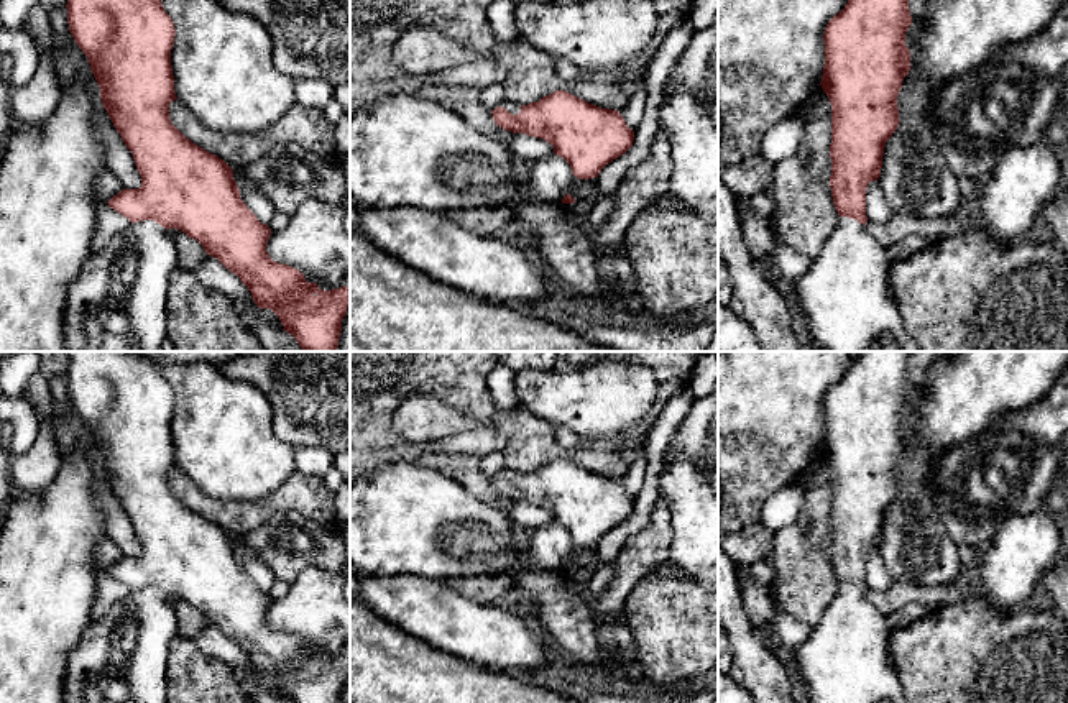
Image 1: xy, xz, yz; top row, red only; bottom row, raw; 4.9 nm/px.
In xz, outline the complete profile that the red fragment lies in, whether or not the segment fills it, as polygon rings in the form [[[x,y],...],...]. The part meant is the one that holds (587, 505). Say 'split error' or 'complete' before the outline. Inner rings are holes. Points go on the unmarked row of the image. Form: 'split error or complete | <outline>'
split error | [[[565,458],[527,473],[504,468],[491,481],[503,498],[550,511],[554,521],[570,532],[573,544],[585,549],[598,545],[634,509],[634,499],[618,478],[596,475]]]

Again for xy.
split error | [[[67,352],[69,399],[89,427],[104,476],[133,522],[141,554],[123,557],[107,570],[131,593],[113,603],[102,618],[92,619],[69,652],[62,688],[64,703],[166,703],[166,660],[173,639],[177,636],[177,619],[168,603],[169,596],[177,596],[197,608],[207,623],[237,642],[251,660],[255,672],[260,677],[271,677],[288,701],[340,703],[350,655],[324,659],[315,650],[307,650],[299,637],[273,629],[266,619],[271,598],[240,567],[232,535],[192,511],[171,491],[169,471],[177,466],[171,434],[176,397],[161,368],[140,352]]]

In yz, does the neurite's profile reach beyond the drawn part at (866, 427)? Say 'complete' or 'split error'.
split error

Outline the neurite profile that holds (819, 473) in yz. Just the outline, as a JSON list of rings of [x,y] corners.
[[[820,457],[810,465],[794,483],[802,488],[831,485],[831,471],[828,463]]]

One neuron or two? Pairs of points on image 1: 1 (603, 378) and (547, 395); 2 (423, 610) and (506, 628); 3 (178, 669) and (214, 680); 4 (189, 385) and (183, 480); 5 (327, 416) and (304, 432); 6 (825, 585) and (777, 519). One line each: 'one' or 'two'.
1: one
2: one
3: one
4: two
5: one
6: two

